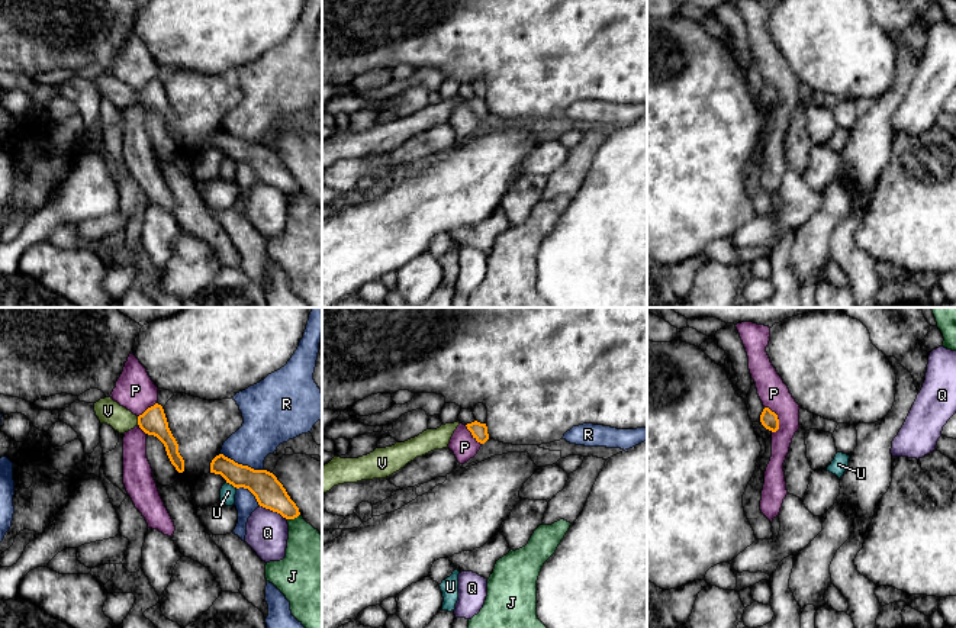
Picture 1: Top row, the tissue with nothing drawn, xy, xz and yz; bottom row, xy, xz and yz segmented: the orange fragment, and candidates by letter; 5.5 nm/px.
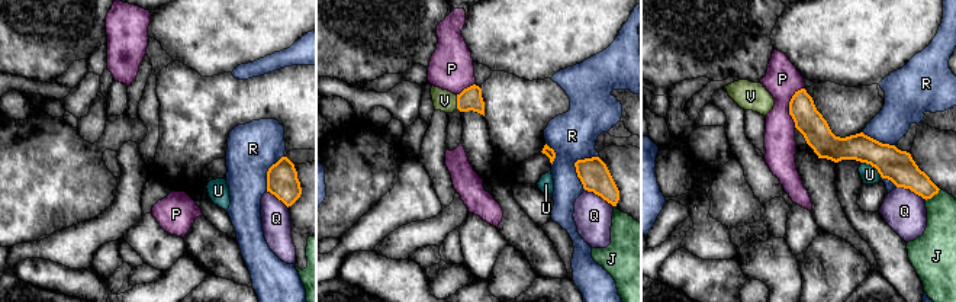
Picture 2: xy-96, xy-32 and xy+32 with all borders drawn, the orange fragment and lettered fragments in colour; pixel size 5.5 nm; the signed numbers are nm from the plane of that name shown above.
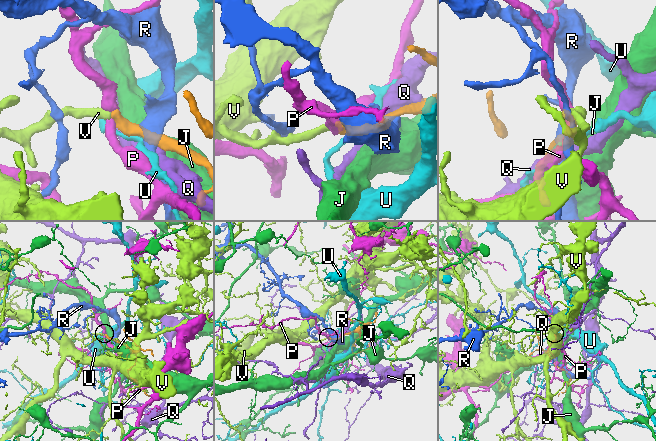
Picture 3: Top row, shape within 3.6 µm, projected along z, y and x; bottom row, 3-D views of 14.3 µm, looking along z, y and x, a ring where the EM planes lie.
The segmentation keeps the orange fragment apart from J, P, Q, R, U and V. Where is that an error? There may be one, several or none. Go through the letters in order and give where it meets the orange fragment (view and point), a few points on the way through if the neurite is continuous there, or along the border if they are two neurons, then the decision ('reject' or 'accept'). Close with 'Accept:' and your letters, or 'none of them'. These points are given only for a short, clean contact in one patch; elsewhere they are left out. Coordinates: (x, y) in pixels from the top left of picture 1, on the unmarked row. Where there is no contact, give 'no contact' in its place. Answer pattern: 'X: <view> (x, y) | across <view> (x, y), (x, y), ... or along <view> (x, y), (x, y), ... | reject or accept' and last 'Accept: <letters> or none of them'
J: xy (293, 193) | reject
P: yz (776, 93) | along yz (765, 81), (776, 90), (778, 105), (775, 108) | reject
Q: xy (273, 186) | along xy (260, 180), (279, 187), (286, 195) | reject
R: xy (241, 139) | reject
U: xy (232, 160) | along xy (227, 157), (237, 163) | reject
V: xy (138, 96) | across xy (153, 96), (138, 96), (122, 96), (108, 86) | accept
Accept: V

